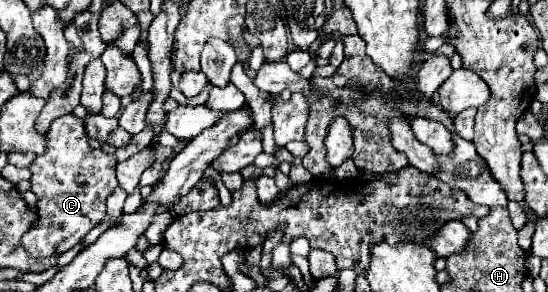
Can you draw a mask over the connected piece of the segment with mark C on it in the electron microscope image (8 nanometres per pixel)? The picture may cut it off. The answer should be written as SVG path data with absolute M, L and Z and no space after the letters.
M65 114L57 118L47 132L47 146L41 156L33 160L31 170L31 192L37 196L37 222L23 234L21 244L31 258L49 258L55 254L63 254L79 244L79 240L95 228L105 218L105 200L117 188L115 178L115 156L105 154L103 150L95 150L89 146L83 120L75 114Z

